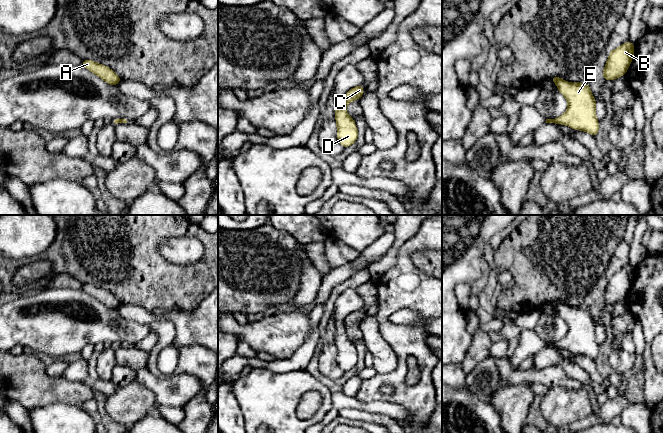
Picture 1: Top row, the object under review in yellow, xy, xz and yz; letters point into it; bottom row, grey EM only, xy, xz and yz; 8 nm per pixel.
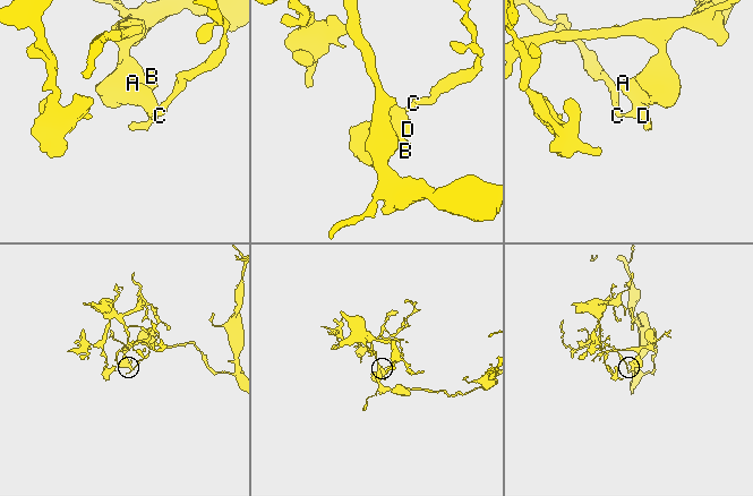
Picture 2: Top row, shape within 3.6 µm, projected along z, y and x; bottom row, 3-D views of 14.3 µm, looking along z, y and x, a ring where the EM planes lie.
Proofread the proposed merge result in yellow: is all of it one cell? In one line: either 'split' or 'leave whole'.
split

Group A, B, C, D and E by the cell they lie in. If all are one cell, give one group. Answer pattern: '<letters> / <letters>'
A B D E / C

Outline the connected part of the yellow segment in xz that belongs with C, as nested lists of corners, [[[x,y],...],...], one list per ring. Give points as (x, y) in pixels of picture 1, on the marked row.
[[[358,85],[351,90],[349,90],[344,96],[343,99],[345,101],[345,104],[349,104],[354,100],[358,100],[361,98],[364,94],[364,89],[361,85]]]

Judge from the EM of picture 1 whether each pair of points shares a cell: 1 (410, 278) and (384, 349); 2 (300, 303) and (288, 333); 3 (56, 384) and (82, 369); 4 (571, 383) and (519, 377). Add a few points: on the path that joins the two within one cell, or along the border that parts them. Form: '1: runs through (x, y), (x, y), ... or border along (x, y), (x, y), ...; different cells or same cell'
1: border along (377, 320), (379, 334), (394, 352), (397, 363); different cells
2: border along (294, 307), (303, 309); different cells
3: border along (61, 376), (69, 380), (82, 381); different cells
4: runs through (558, 377), (532, 376); same cell

